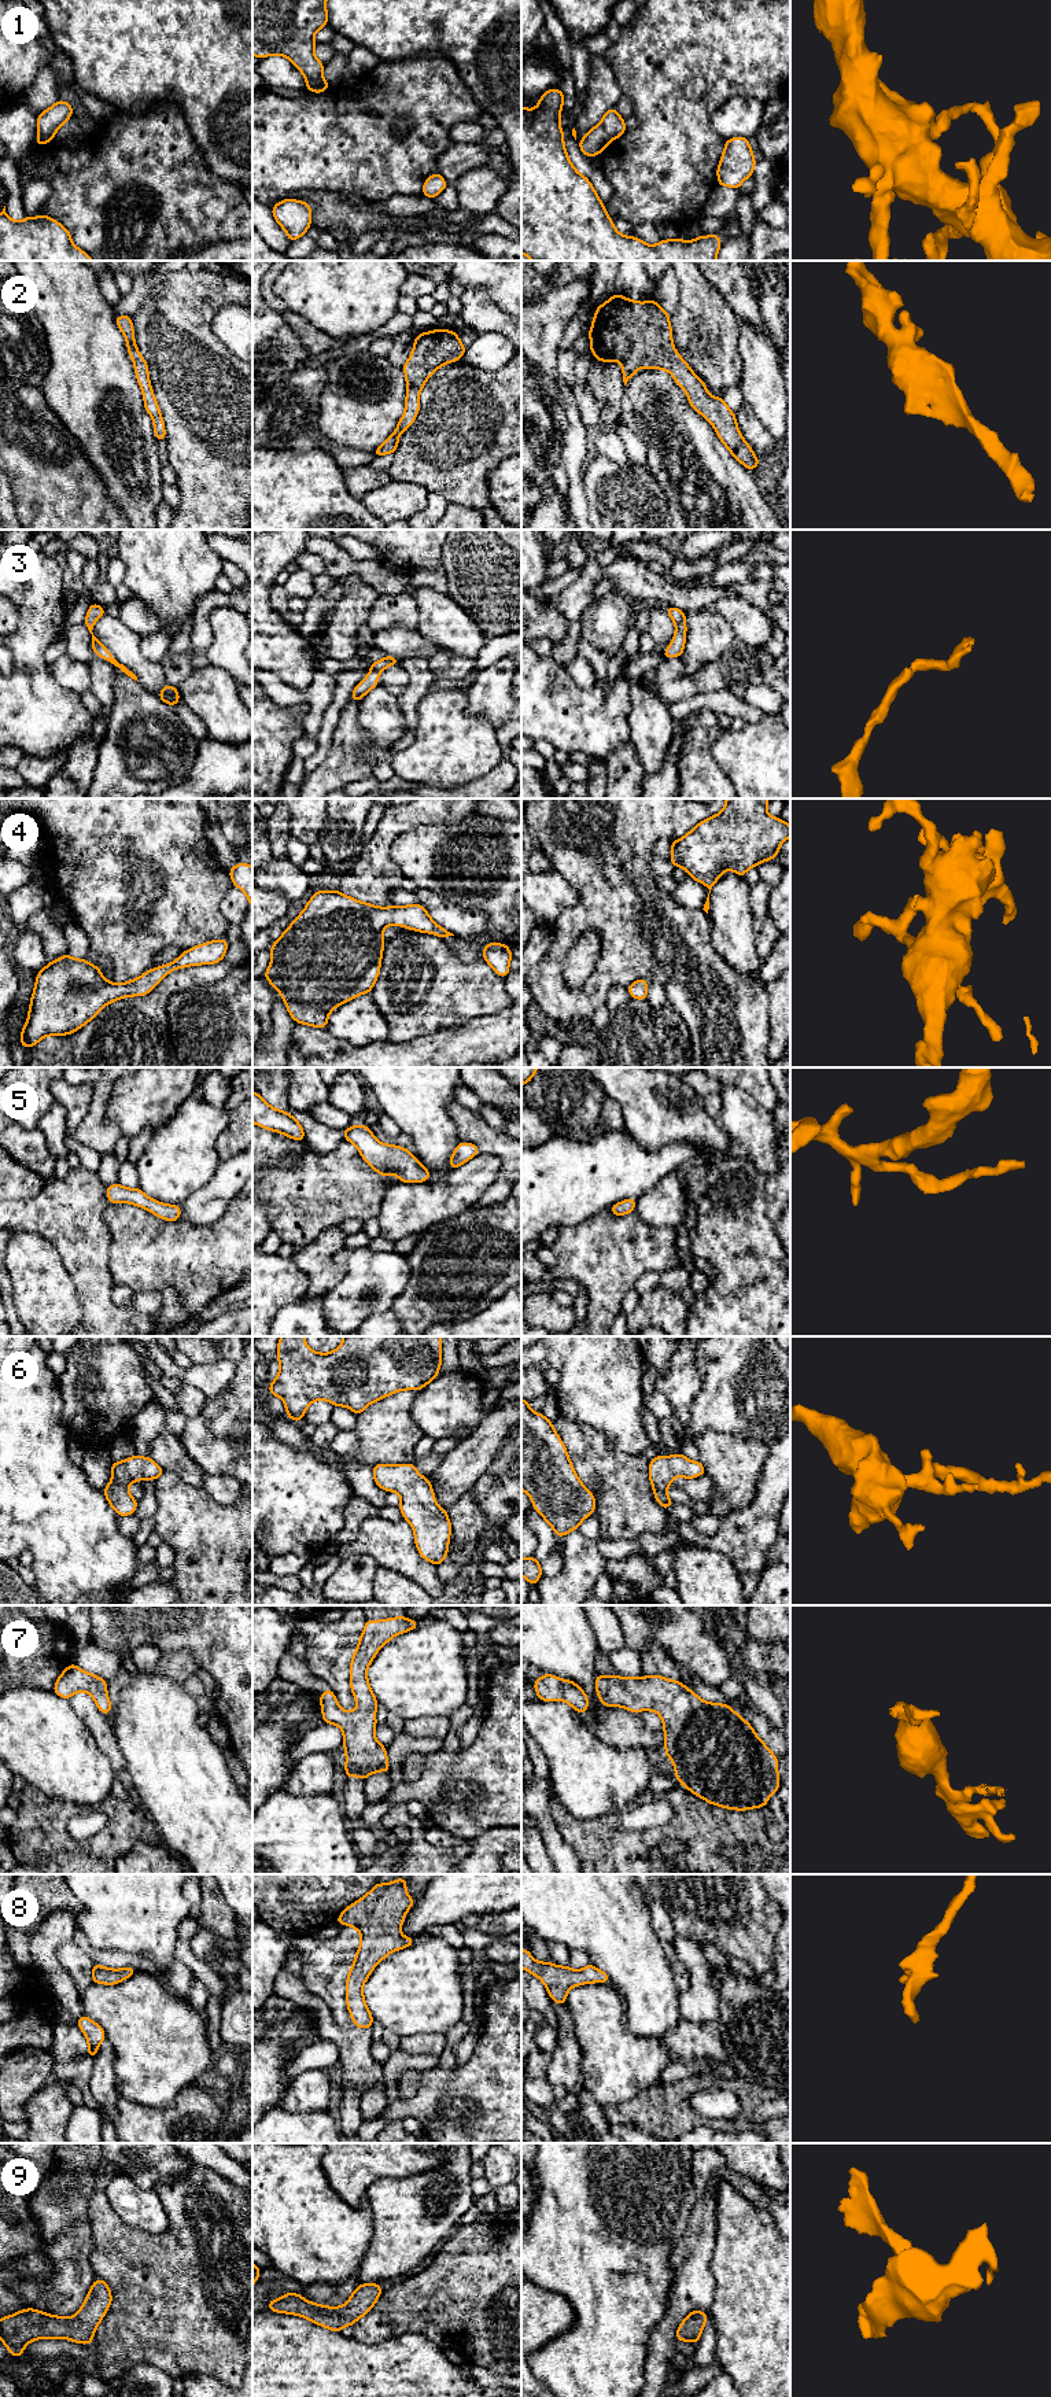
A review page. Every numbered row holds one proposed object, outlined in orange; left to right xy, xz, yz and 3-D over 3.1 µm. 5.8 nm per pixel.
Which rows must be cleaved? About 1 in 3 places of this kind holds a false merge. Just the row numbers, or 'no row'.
1

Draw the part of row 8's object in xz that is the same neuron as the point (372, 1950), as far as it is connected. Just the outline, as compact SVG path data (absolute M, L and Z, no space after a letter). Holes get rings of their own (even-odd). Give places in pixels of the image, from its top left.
M403 1877L388 1884L377 1882L364 1898L346 1907L336 1918L339 1925L353 1926L361 1933L361 1946L355 1952L355 1959L346 1981L346 2003L357 2028L366 2029L373 2025L375 2018L366 2006L362 1992L373 1968L388 1954L416 1944L413 1937L399 1933L406 1913L414 1904L413 1898L406 1893L406 1881L408 1878Z

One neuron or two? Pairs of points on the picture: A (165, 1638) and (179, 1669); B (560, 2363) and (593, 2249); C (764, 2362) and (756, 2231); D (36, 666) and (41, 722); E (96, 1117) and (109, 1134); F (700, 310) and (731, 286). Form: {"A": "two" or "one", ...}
{"A": "two", "B": "one", "C": "one", "D": "one", "E": "one", "F": "two"}

